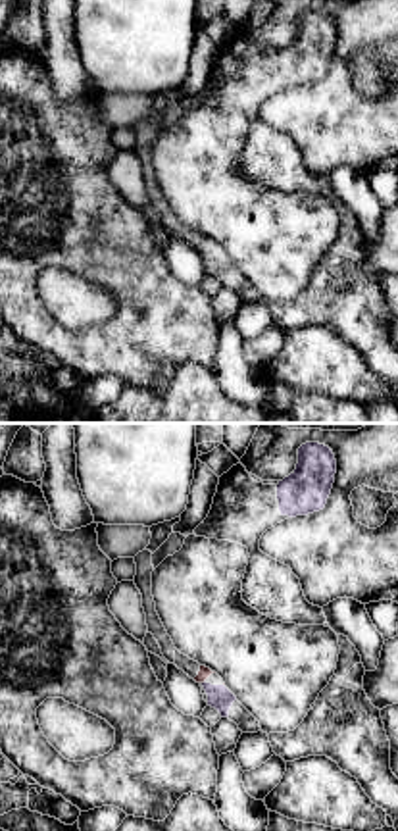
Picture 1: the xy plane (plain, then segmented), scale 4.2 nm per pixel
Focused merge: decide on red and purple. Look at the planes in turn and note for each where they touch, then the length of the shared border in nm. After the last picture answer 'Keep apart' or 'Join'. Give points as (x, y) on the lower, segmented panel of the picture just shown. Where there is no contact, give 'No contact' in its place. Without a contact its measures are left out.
No contact

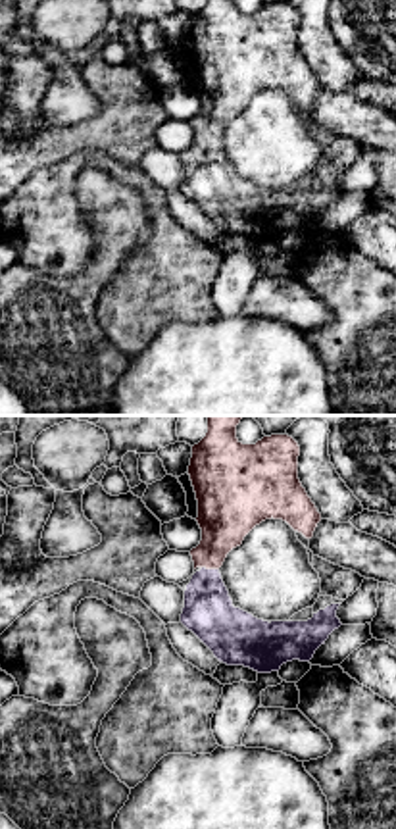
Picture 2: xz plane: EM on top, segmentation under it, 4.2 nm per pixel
Touches red at (210, 568). Shared border 70 nm

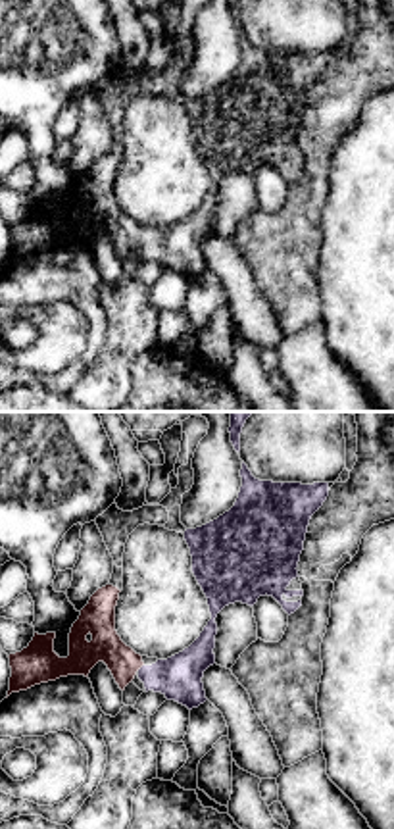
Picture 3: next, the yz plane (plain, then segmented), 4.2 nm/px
Touches red at (139, 668). Shared border 40 nm

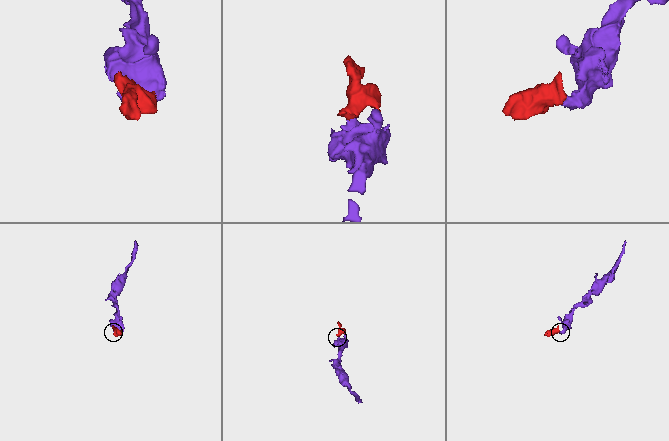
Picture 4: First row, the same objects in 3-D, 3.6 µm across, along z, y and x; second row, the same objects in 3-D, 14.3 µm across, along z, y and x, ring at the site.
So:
Join

